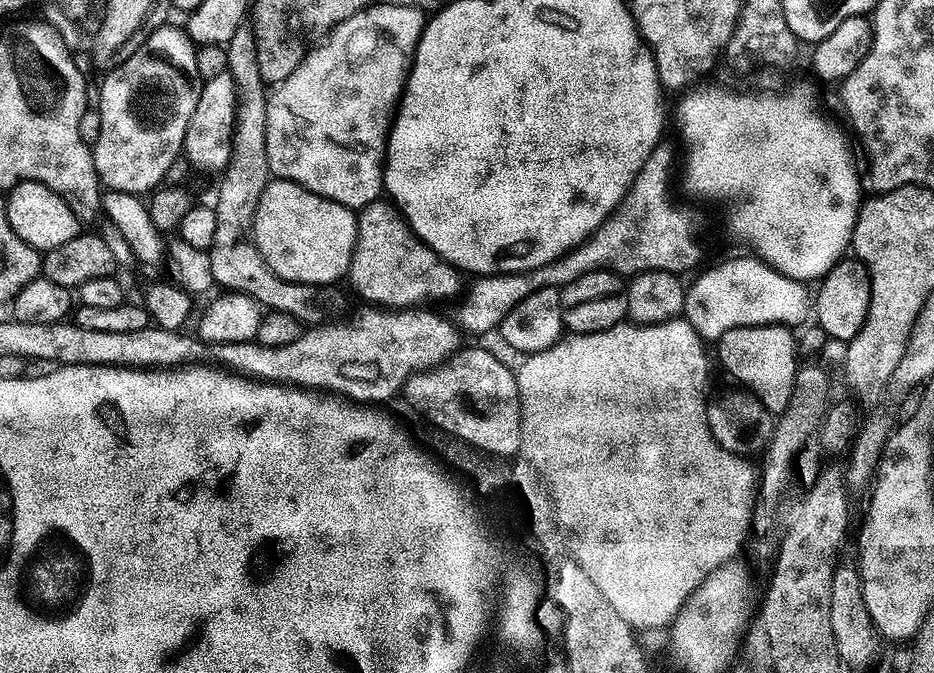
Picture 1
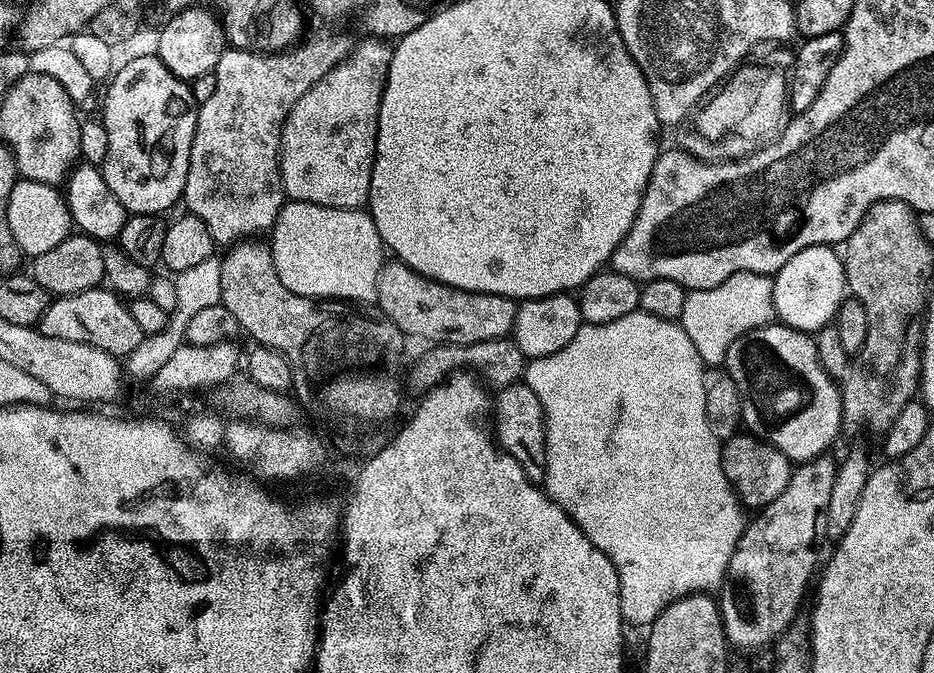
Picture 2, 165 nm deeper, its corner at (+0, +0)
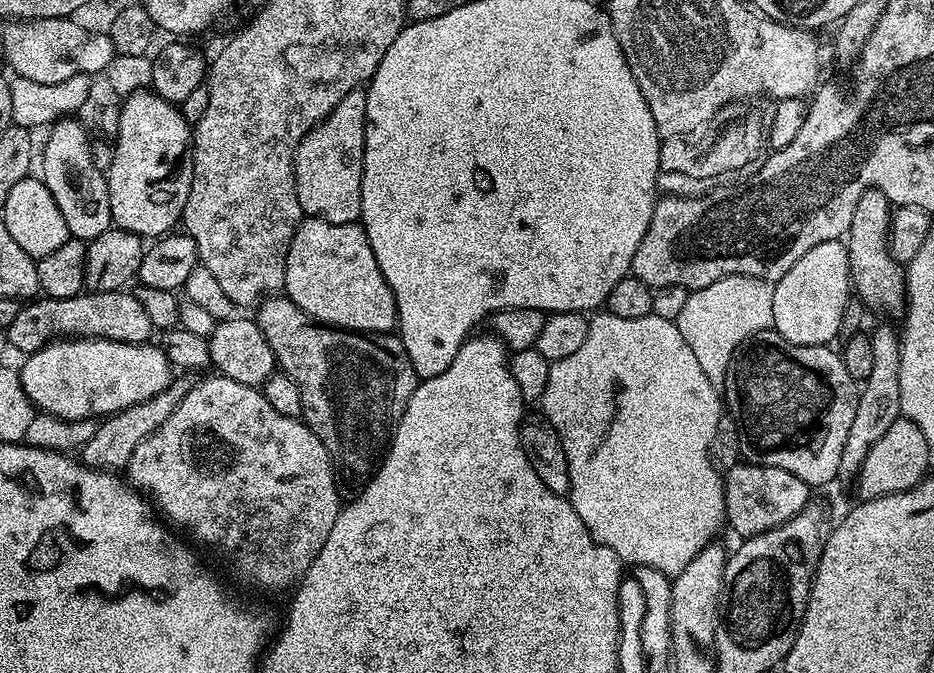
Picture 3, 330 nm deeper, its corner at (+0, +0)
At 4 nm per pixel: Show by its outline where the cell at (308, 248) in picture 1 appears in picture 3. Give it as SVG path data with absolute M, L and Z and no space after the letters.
M316 216L301 219L286 254L283 291L307 316L333 328L365 334L388 334L398 324L396 296L386 278L382 278L382 270L378 270L378 258L374 258L374 250L370 250L370 242L359 223L335 224L319 220Z

